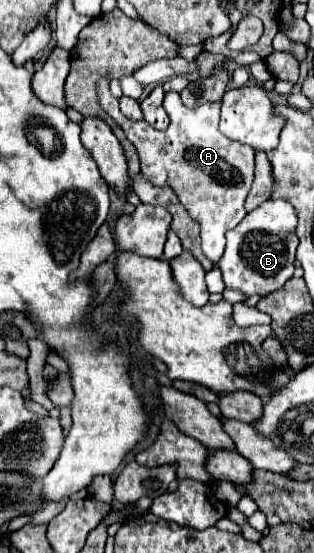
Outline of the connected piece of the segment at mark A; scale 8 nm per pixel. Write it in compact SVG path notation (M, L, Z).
M104 79L98 83L98 99L102 109L122 127L128 141L136 147L142 175L156 187L172 187L188 215L200 223L204 255L212 263L218 263L224 253L226 231L234 229L246 215L244 199L254 177L254 149L230 141L218 131L220 103L206 103L192 111L182 105L176 91L168 91L164 109L170 115L170 125L166 131L156 131L144 120L133 121L122 115L118 99L110 95L108 81Z

